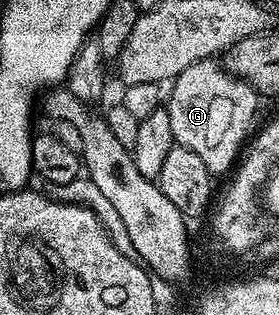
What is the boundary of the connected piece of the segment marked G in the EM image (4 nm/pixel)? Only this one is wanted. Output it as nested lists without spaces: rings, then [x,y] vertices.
[[[214,58],[197,60],[188,65],[179,76],[174,77],[169,88],[170,104],[167,103],[165,109],[172,118],[175,145],[192,150],[192,154],[197,154],[200,162],[208,166],[210,173],[229,173],[251,135],[250,123],[258,112],[259,93],[251,84],[245,84],[225,71]]]

